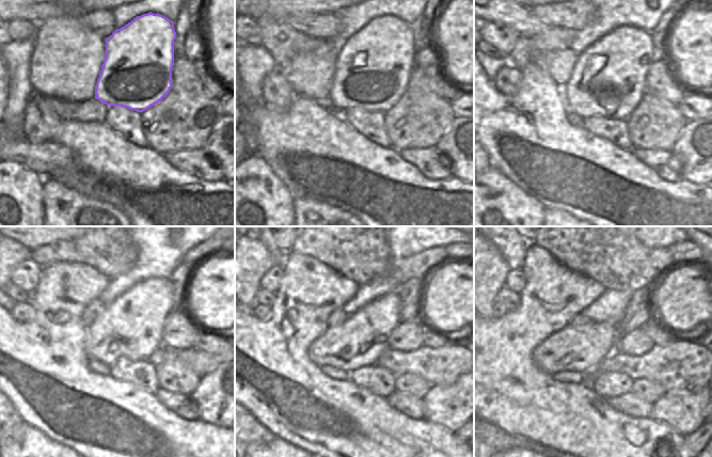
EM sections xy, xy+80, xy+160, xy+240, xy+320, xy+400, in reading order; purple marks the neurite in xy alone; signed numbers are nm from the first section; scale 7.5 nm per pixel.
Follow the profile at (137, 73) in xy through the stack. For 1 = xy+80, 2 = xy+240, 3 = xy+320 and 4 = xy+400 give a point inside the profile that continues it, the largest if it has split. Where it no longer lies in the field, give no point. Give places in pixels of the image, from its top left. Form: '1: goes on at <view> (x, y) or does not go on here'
1: goes on at xy+80 (374, 66)
2: goes on at xy+240 (131, 327)
3: goes on at xy+320 (358, 342)
4: goes on at xy+400 (579, 349)

